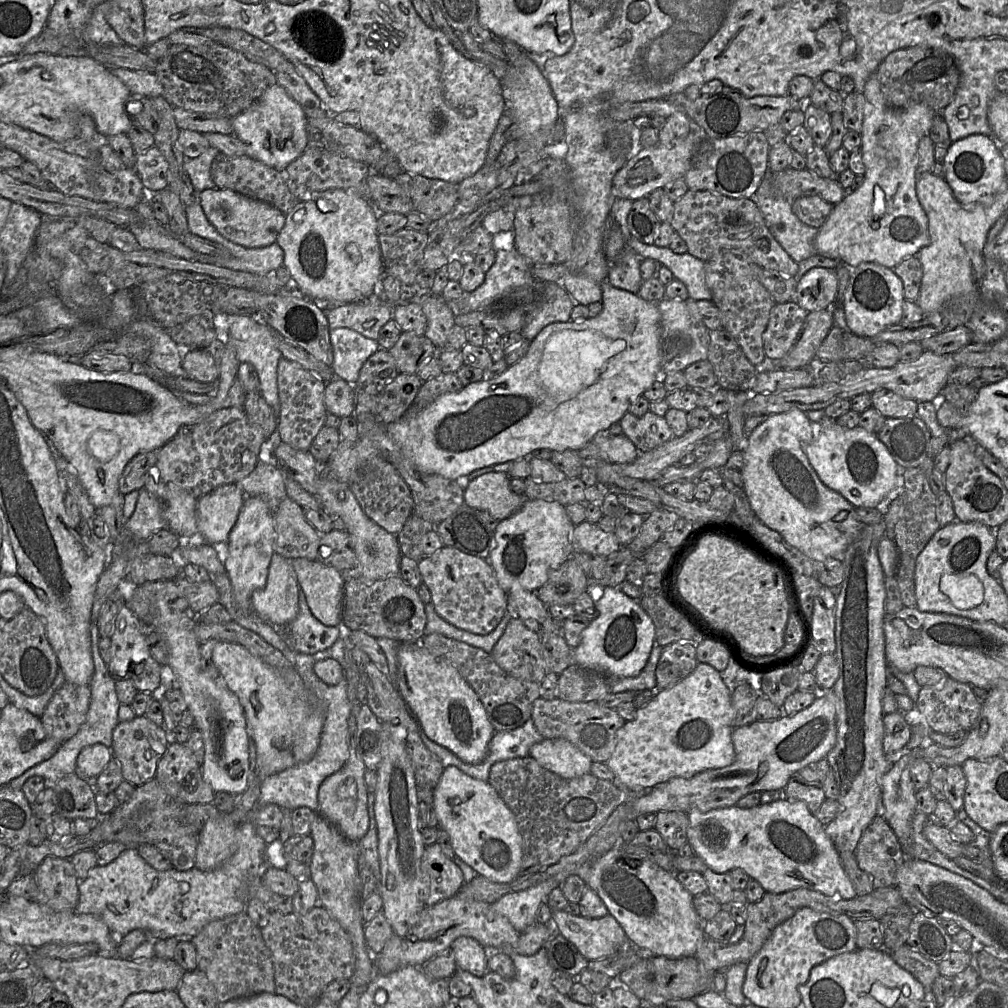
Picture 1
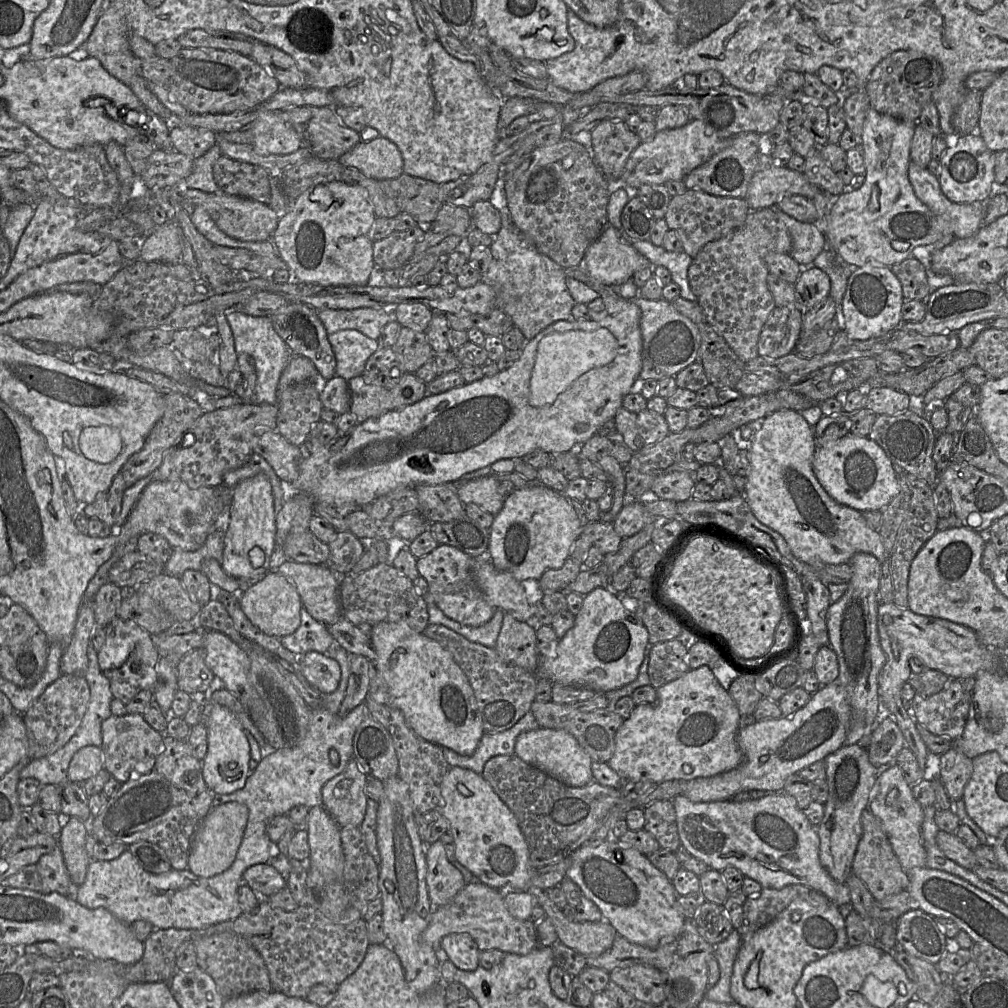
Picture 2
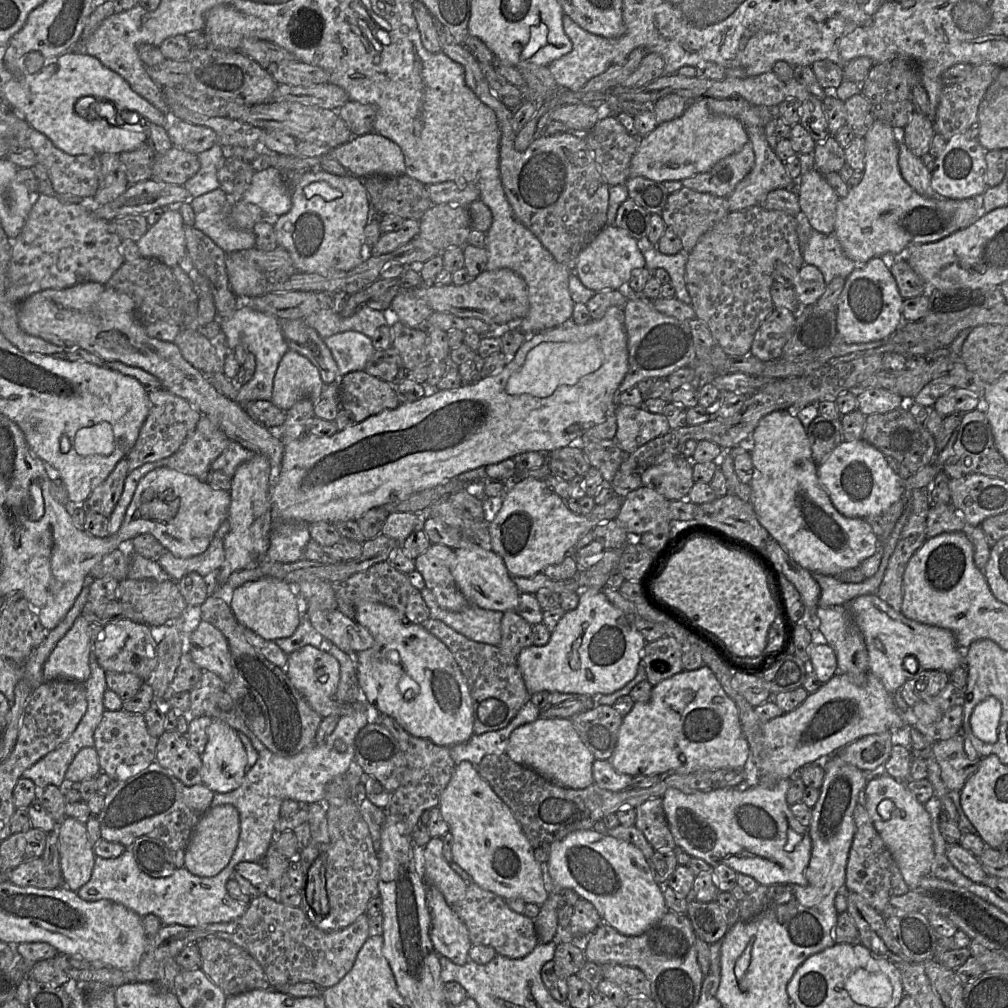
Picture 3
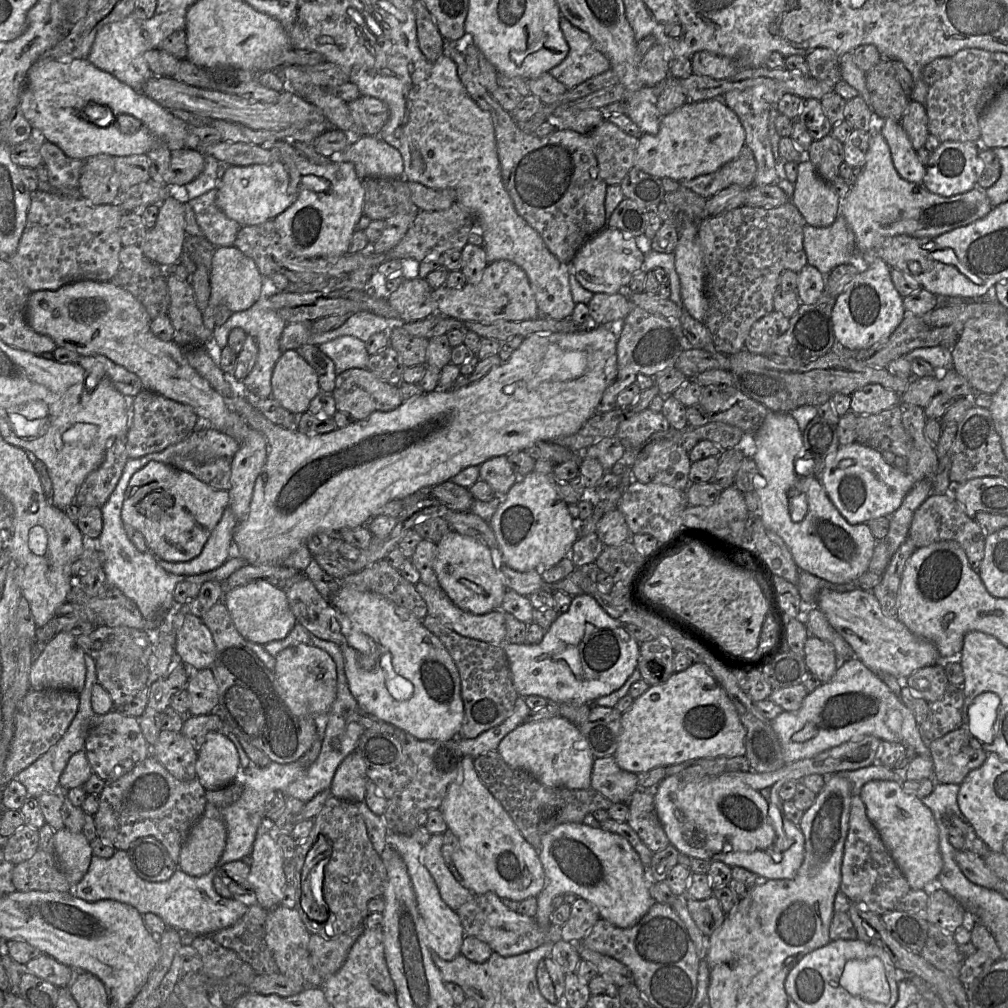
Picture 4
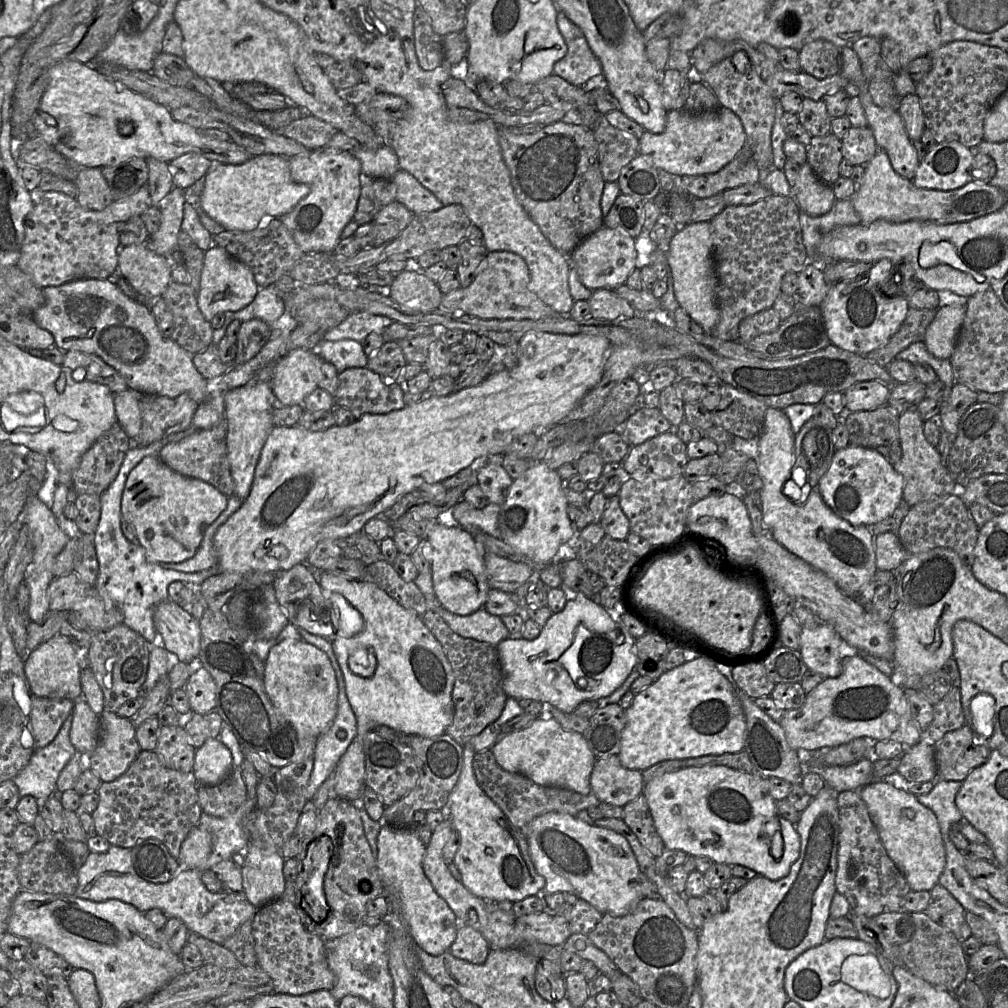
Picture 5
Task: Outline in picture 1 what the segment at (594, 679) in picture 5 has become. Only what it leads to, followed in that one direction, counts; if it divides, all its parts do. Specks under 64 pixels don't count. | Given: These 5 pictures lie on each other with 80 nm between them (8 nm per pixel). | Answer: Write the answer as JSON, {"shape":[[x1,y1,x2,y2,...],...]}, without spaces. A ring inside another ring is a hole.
{"shape":[[604,587,602,597,595,602,594,608,598,616,582,632,580,643,573,649,573,663,587,670,598,671,609,678,639,675,656,640,654,623,638,601,617,587]]}

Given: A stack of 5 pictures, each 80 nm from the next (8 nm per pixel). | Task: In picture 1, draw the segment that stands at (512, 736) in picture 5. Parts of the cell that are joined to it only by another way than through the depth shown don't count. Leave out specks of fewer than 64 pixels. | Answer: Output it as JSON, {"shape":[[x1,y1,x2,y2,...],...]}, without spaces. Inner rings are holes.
{"shape":[[543,739,532,745,529,757,543,768,565,779,590,773,592,760,576,746,564,739]]}

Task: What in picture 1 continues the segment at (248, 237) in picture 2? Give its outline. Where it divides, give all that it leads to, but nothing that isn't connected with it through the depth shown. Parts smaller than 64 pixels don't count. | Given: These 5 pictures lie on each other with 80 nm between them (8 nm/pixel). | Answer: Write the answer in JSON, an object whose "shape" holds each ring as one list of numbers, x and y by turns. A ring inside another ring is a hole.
{"shape":[[205,189,198,193,207,219,226,239,246,248,269,246,276,242,285,225,285,214,273,205,230,189]]}

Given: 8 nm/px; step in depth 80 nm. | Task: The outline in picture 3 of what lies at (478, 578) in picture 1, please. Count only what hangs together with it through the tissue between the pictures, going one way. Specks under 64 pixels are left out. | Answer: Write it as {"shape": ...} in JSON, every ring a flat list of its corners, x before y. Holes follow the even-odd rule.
{"shape":[[431,544,414,561,438,604,446,610,459,612,468,607,470,602,458,588,452,574,455,557,454,549,442,544]]}

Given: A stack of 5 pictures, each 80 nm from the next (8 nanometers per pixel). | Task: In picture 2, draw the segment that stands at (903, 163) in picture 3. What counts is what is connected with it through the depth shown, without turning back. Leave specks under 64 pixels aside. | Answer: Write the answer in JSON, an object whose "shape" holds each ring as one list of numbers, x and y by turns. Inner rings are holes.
{"shape":[[910,161,908,166,908,178,916,196,934,213,939,225,940,238,929,247,927,257,930,257,933,251,940,250,957,239,976,235,983,226,987,200,972,203,950,201,942,192,938,178,927,167,921,167,913,161]]}

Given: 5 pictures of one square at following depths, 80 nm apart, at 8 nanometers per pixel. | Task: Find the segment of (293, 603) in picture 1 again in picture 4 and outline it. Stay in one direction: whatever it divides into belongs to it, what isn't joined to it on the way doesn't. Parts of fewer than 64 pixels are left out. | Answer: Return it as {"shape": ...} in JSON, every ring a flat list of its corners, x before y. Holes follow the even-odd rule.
{"shape":[[255,581,228,590,224,594,224,603,238,632,248,642,266,645,274,640,285,638,297,623,291,611,284,589,265,581]]}

